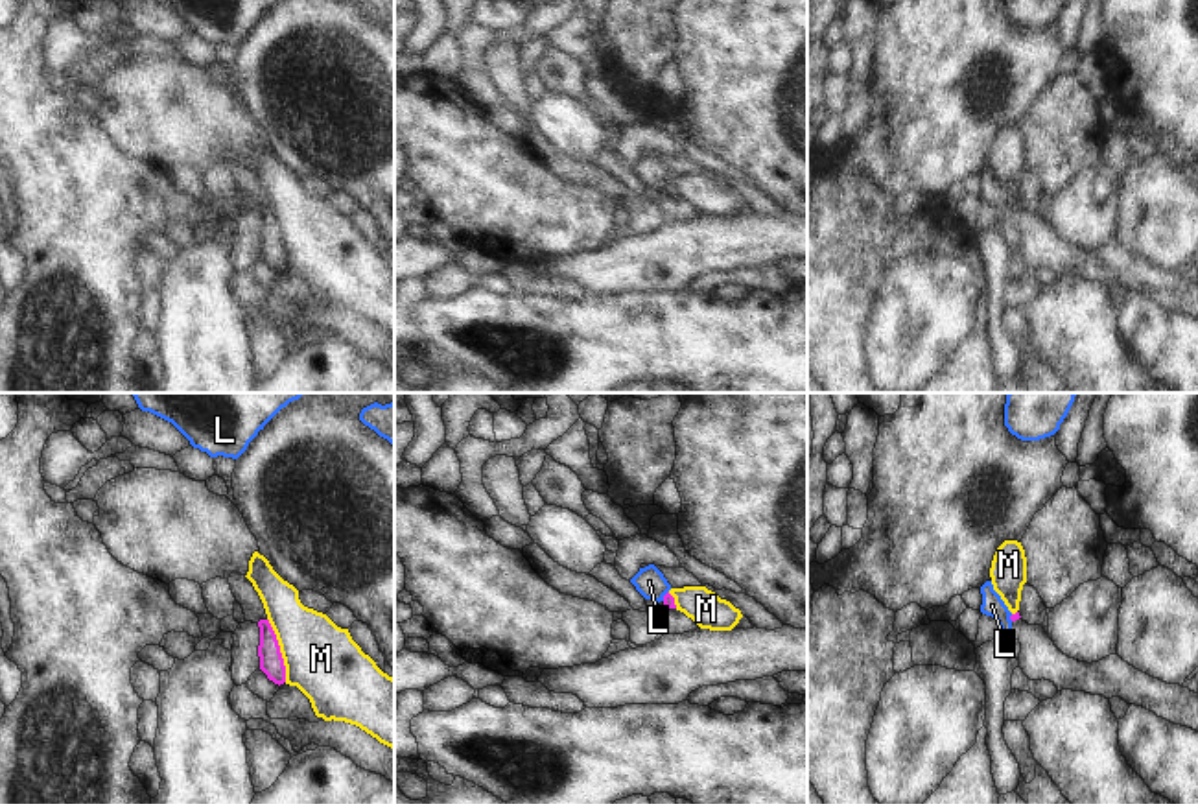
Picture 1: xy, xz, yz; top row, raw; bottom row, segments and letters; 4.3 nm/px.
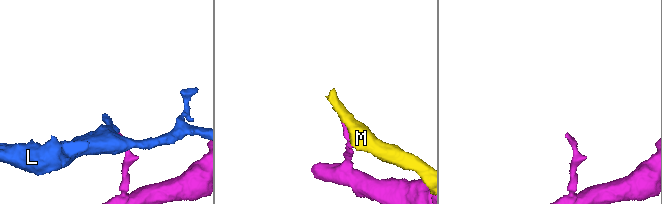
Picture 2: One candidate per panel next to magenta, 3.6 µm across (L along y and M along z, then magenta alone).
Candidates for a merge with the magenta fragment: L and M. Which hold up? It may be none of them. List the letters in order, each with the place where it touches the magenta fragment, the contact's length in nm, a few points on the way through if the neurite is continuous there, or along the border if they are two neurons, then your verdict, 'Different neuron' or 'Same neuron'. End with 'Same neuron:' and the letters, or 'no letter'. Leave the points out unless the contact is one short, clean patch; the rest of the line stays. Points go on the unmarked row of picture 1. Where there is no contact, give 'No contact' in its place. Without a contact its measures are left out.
L: Touches magenta at xz (664, 183). Shared border 50 nm. Boundary: xz (668, 177), (662, 187). Different neuron
M: Touches magenta at xy (279, 236). Shared border 300 nm. Different neuron
Same neuron: no letter.

